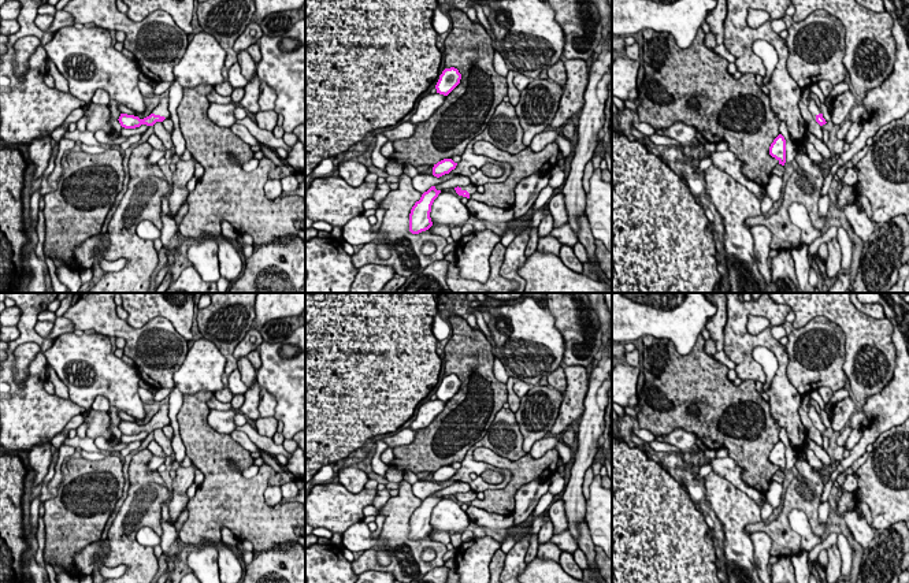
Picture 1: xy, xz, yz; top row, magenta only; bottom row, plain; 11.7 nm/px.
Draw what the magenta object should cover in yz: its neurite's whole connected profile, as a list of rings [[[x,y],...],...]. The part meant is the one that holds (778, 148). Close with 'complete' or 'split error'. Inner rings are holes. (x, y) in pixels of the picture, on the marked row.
[[[779,134],[769,146],[769,155],[775,157],[779,164],[784,166],[786,163],[786,140]]]; complete

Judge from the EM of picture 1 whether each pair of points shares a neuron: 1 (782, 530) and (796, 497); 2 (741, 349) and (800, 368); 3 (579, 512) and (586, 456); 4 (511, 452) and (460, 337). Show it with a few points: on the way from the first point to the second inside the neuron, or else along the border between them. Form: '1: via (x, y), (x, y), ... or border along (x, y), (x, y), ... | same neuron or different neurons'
1: via (782, 522), (787, 505) | same neuron
2: border along (783, 345), (787, 353), (787, 379), (800, 394) | different neurons
3: via (575, 498), (578, 470) | same neuron
4: border along (501, 407), (486, 433), (477, 442) | different neurons

